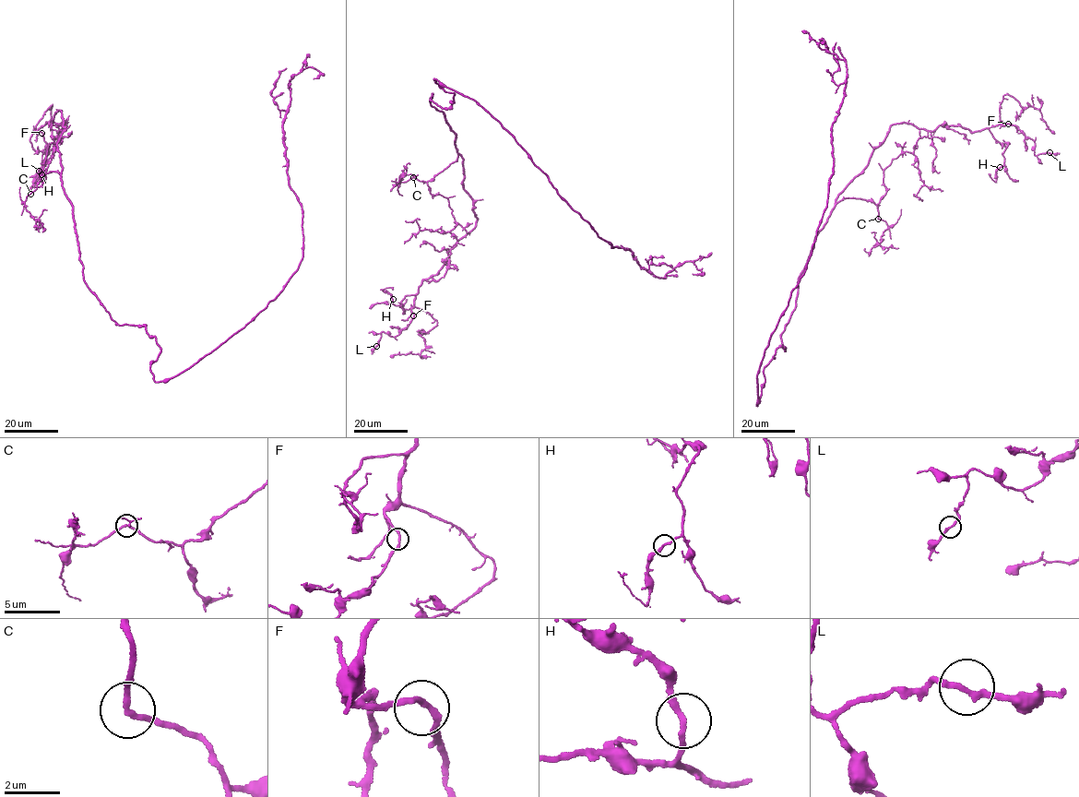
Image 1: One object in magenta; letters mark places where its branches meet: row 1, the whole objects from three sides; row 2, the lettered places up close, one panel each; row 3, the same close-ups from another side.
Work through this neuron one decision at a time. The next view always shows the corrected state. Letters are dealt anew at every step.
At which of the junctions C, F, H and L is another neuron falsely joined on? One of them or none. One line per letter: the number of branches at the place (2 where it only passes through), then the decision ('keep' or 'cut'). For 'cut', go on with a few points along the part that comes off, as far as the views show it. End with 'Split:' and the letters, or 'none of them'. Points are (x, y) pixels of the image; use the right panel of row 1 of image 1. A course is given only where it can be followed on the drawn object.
C: branches 2; keep
F: branches 2; keep
H: branches 2; keep
L: branches 2; keep
Split: none of them

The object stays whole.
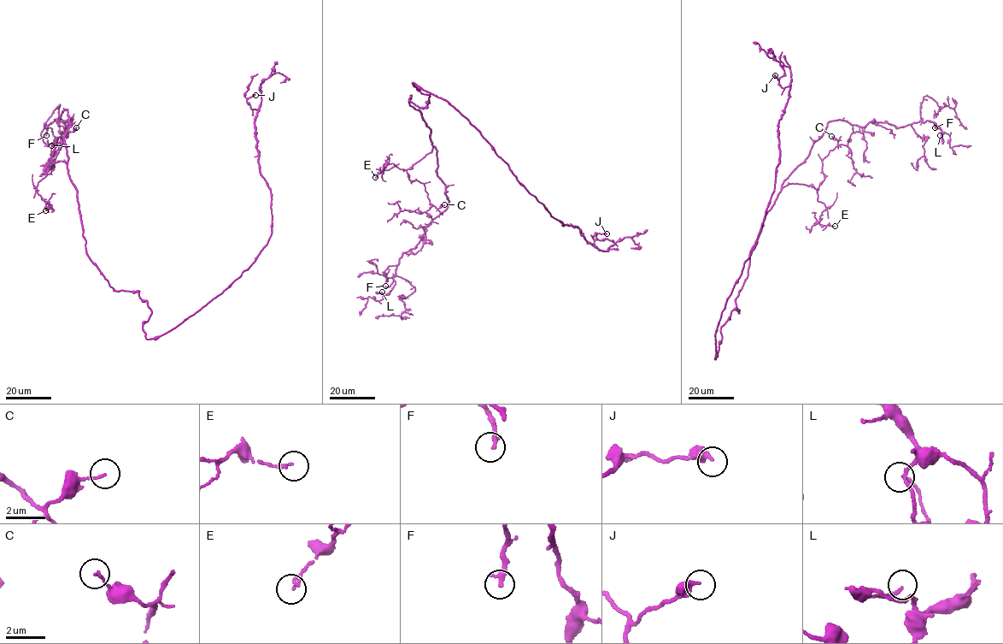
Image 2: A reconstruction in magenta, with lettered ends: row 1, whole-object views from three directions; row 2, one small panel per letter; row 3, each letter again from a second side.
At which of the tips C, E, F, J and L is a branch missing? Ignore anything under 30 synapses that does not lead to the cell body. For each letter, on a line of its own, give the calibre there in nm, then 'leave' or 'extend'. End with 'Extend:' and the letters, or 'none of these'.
C: 130 nm | leave
E: 110 nm | leave
F: 220 nm | extend
J: 400 nm | leave
L: 140 nm | leave
Extend: F

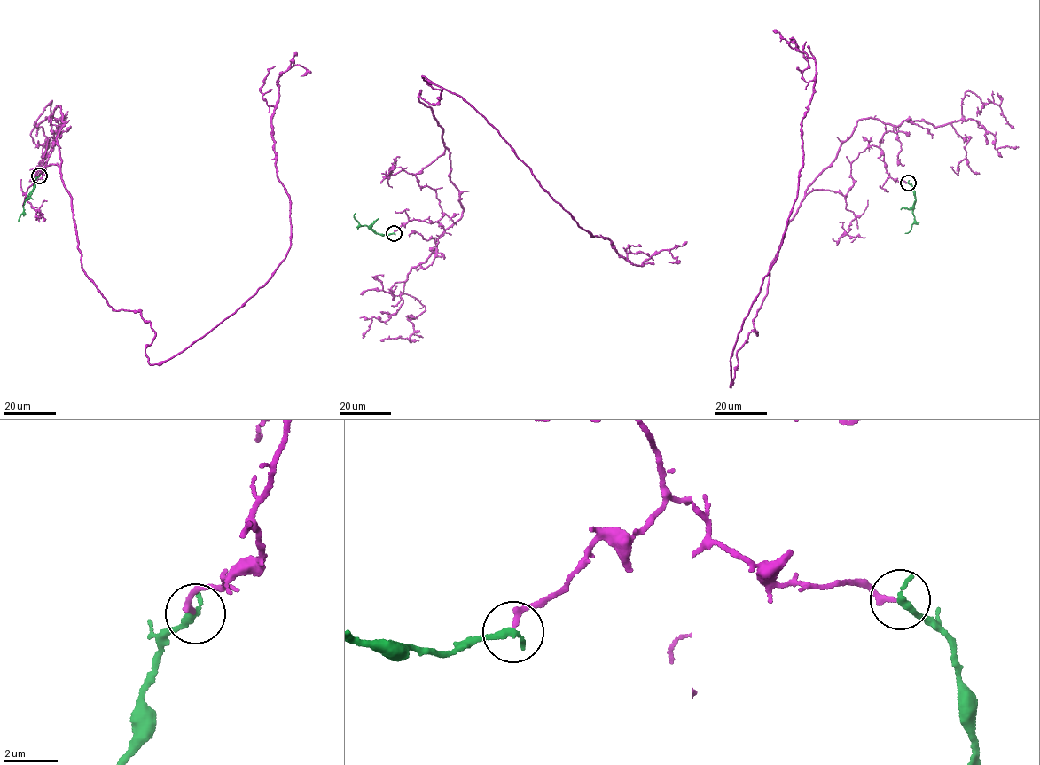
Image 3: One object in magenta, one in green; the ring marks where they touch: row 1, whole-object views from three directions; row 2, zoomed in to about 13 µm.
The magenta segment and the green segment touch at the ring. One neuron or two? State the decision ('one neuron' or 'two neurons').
one neuron

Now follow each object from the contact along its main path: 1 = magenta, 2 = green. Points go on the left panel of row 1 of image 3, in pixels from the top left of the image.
1: (39, 175), (59, 135), (40, 174), (160, 363), (285, 258), (271, 113), (301, 76)
2: (39, 175), (24, 202), (19, 221)

